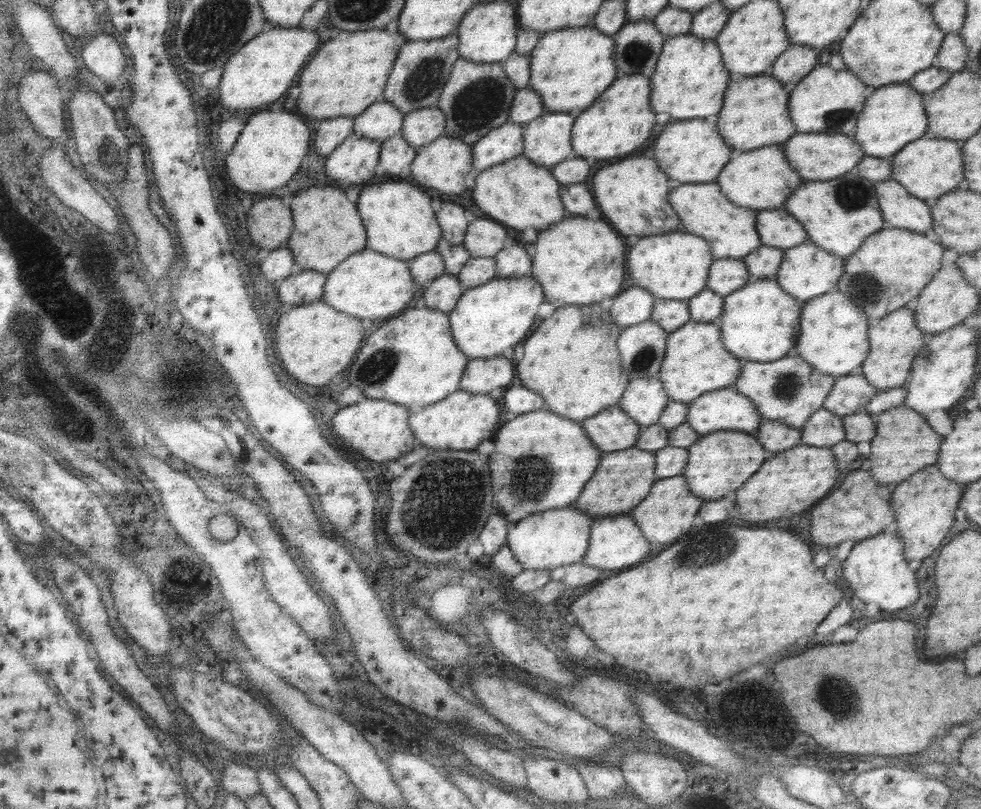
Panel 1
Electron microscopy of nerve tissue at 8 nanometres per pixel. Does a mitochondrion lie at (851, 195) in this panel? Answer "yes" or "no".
yes

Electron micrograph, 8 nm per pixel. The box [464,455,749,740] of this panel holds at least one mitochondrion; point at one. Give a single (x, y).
(710, 549)

